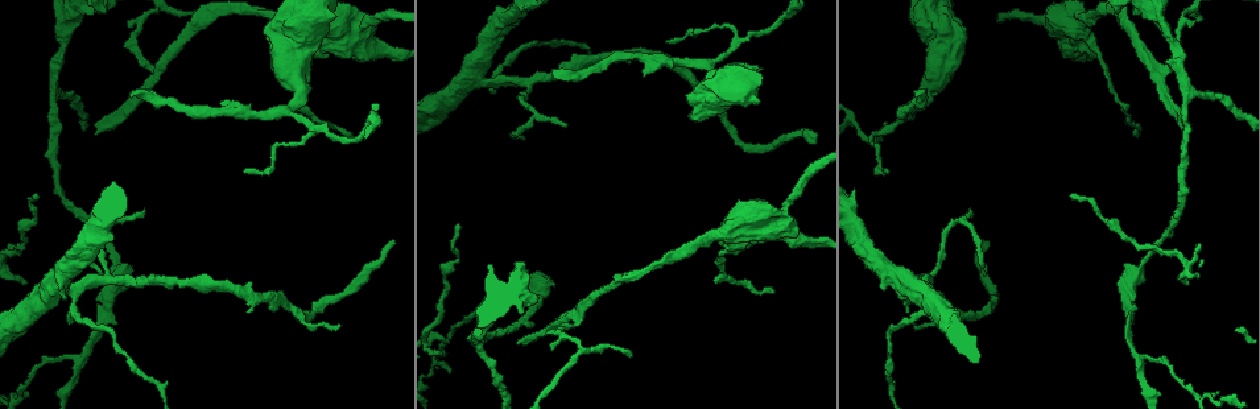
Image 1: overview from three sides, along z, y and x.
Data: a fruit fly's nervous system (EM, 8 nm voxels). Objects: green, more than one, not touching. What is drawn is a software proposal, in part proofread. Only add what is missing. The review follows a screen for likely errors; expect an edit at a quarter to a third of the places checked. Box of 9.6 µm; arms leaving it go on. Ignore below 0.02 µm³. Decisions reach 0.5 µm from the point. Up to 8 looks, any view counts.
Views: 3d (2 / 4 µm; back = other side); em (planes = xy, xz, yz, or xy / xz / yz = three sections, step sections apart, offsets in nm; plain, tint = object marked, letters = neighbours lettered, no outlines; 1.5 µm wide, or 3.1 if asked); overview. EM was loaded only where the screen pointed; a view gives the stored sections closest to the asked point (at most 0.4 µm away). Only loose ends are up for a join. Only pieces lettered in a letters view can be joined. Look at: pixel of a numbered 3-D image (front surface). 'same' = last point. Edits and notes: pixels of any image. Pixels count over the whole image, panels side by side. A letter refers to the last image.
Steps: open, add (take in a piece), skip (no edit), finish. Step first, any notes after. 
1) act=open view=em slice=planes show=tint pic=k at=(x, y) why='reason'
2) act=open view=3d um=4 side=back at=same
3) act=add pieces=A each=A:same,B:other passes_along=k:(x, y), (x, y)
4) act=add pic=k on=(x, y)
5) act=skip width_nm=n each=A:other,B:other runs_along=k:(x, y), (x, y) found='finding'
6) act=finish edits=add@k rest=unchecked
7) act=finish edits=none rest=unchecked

act=open view=em slice=xz step=4 show=letters pic=1 at=(96, 133) why='branch stops here'

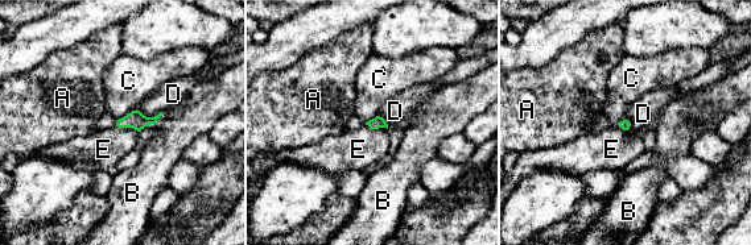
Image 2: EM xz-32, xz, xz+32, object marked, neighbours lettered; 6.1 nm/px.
act=open view=em slice=planes show=letters at=same

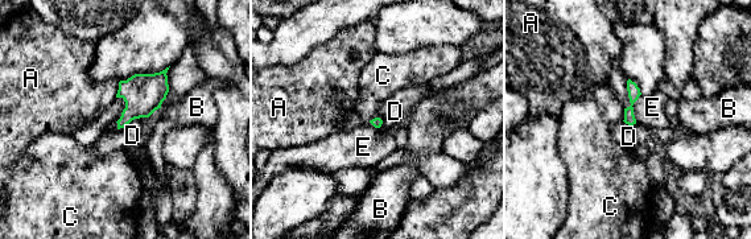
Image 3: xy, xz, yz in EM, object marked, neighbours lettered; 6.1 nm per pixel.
act=add pic=3 on=(650, 111) each=A:other,B:other,C:other,D:other,E:same passes_along=3:(634, 91), (632, 108), (650, 111) found='the neuron continues'

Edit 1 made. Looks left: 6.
act=open view=em slice=yz step=8 show=letters pic=1 at=(129, 95) why='long arm stops here'

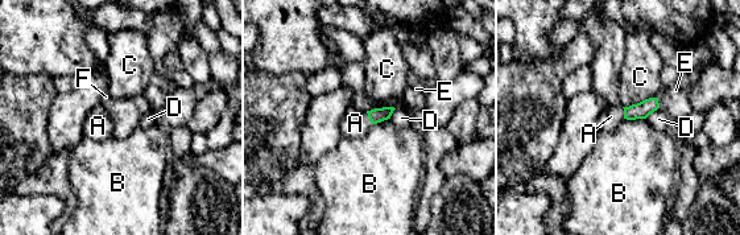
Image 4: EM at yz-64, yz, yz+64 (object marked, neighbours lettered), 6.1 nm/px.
act=open view=em slice=planes show=letters at=same why='another direction'

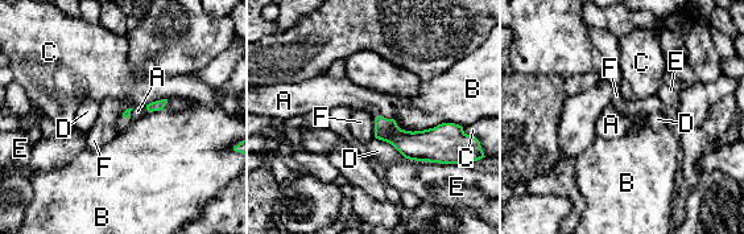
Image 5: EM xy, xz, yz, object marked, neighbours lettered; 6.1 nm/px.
act=add pic=5 on=(348, 94) each=A:same,B:other,C:other,D:other,E:other,F:other passes_along=5:(412, 146), (383, 116), (348, 94) found='the neuron continues'

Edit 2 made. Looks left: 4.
act=open view=em slice=planes show=plain pic=1 at=(351, 133) why='tapers out'

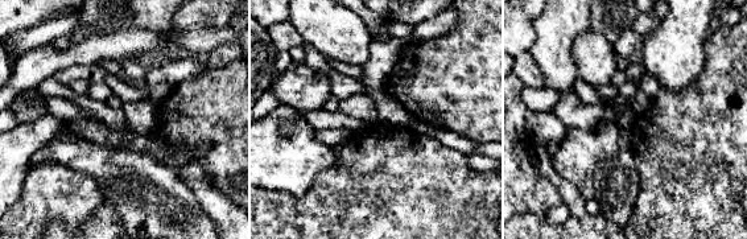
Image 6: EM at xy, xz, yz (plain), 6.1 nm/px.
act=open view=em slice=planes show=letters at=same why='what lies round it'

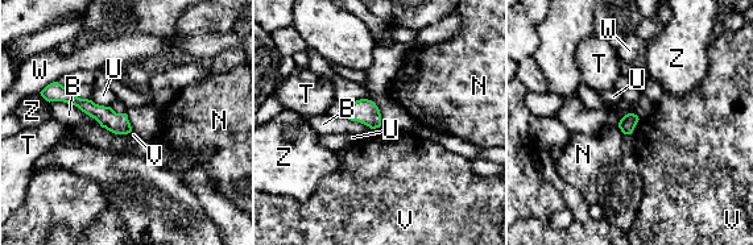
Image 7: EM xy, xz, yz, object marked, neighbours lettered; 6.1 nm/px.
act=skip width_nm=100 each=B:other,N:other,T:other,U:other,V:other,W:other,Z:other runs_along=7:(53, 94), (63, 94), (127, 129) found='no lettered piece goes on from it'

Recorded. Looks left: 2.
act=finish edits=add@3,add@5 rest=unchecked

